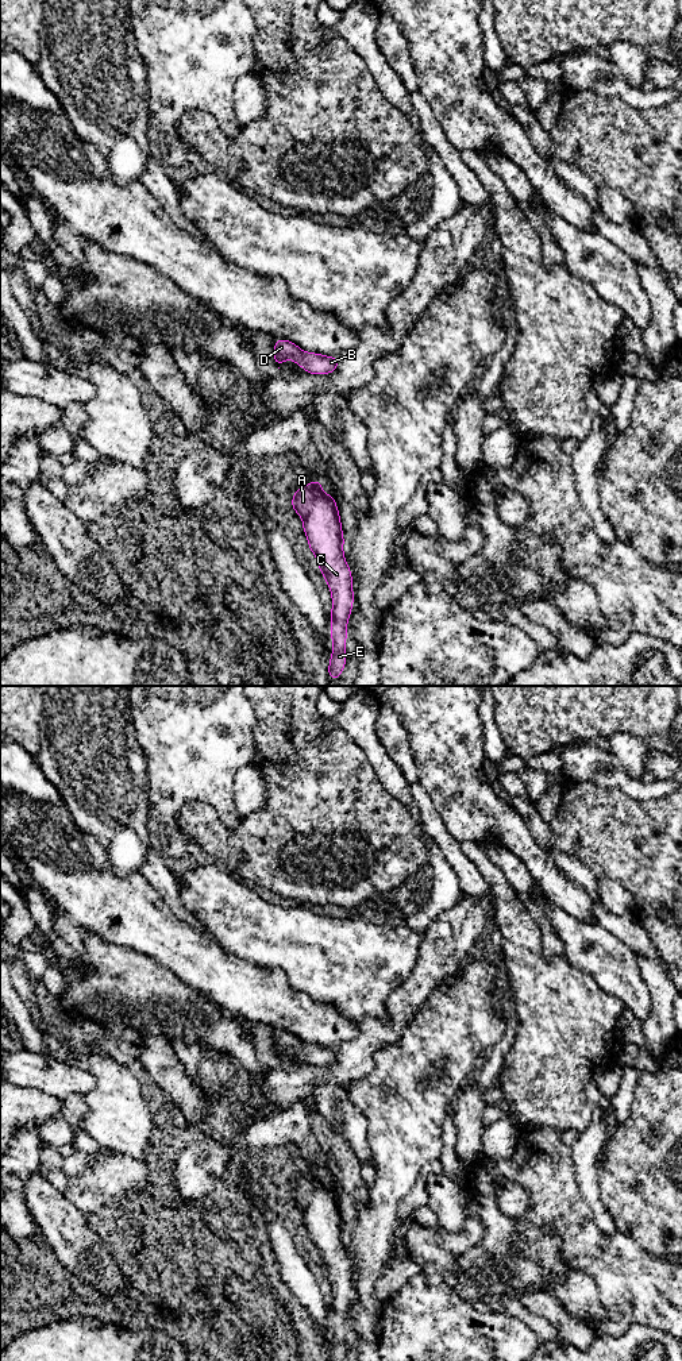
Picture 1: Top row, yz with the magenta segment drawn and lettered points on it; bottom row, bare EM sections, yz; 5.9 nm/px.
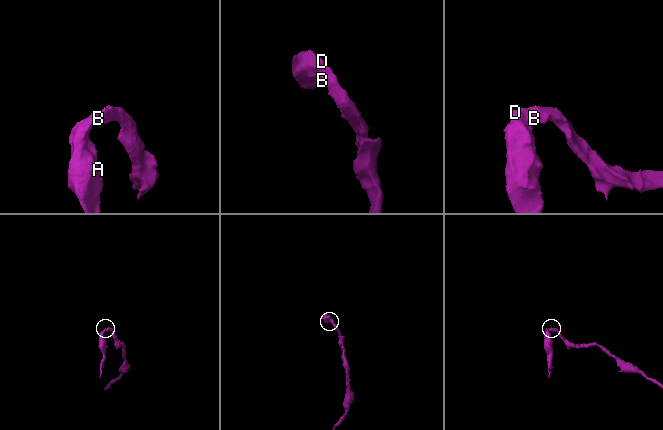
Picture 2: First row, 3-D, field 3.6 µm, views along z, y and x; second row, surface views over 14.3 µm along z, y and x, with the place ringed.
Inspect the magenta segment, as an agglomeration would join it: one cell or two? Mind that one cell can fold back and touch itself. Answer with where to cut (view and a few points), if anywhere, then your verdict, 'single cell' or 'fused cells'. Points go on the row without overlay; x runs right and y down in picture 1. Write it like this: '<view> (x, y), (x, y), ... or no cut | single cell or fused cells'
no cut | single cell

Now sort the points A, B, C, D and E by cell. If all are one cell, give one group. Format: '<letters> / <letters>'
A B C D E

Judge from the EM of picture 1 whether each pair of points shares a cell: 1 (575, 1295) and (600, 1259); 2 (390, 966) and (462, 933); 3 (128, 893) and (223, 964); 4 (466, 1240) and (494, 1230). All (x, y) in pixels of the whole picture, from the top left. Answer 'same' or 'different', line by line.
1: different
2: different
3: same
4: different

